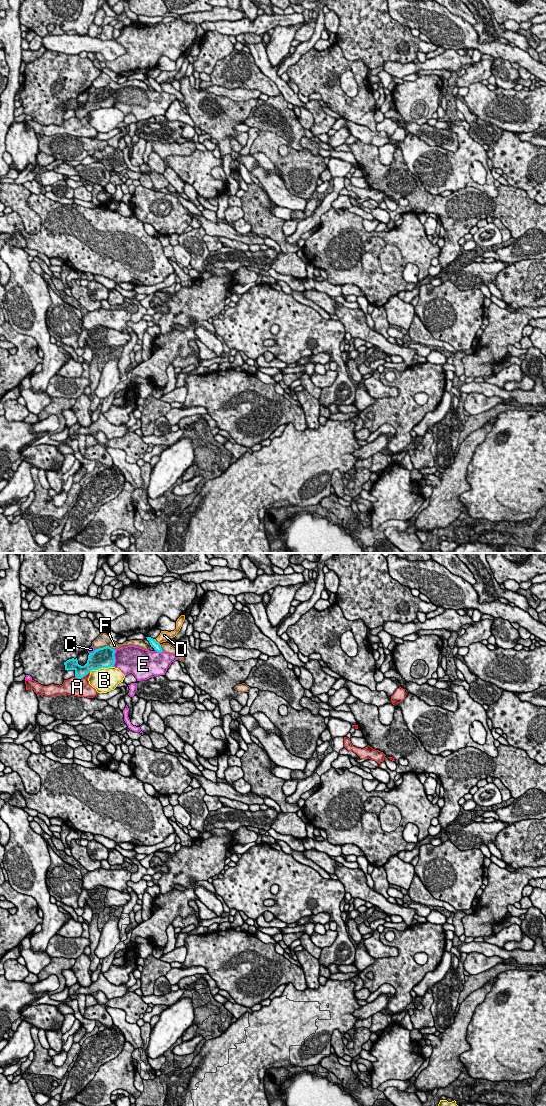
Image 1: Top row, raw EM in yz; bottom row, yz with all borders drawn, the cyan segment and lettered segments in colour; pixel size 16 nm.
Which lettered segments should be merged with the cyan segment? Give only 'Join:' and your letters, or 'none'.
Join: none

